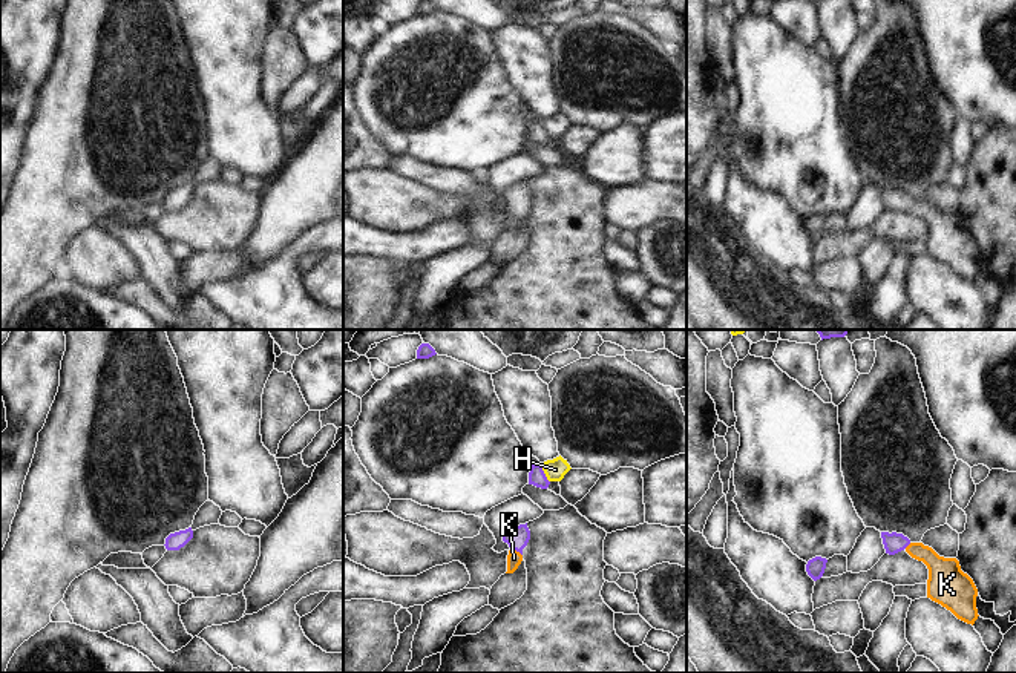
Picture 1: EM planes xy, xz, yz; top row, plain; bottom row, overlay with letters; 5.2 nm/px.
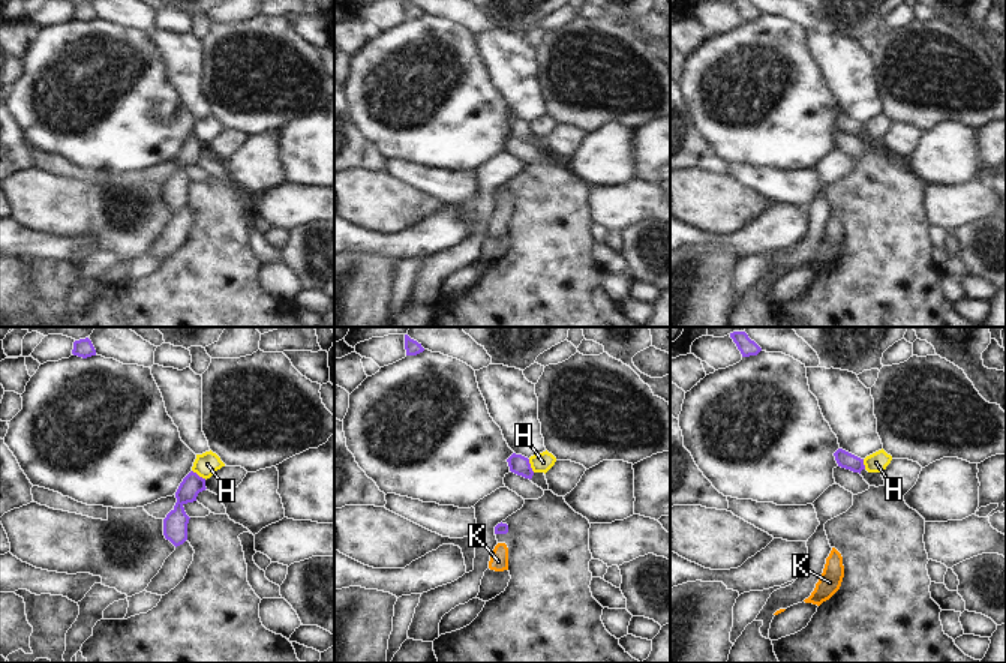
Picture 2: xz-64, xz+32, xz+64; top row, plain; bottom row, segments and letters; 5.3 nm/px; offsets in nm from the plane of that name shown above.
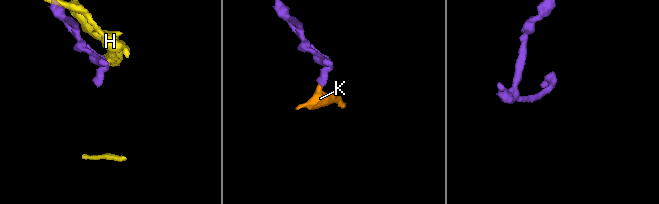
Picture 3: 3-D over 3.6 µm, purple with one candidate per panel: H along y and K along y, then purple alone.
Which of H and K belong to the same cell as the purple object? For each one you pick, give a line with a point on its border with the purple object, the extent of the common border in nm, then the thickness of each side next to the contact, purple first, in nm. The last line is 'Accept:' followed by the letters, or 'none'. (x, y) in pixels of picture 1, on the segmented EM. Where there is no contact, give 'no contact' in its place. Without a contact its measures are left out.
K: xz (517, 551) | 80 nm | 120/80 nm
Accept: K

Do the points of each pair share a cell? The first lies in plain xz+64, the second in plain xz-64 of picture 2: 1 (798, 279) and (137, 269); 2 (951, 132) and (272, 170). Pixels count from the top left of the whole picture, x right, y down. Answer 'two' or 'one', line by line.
1: one
2: one

